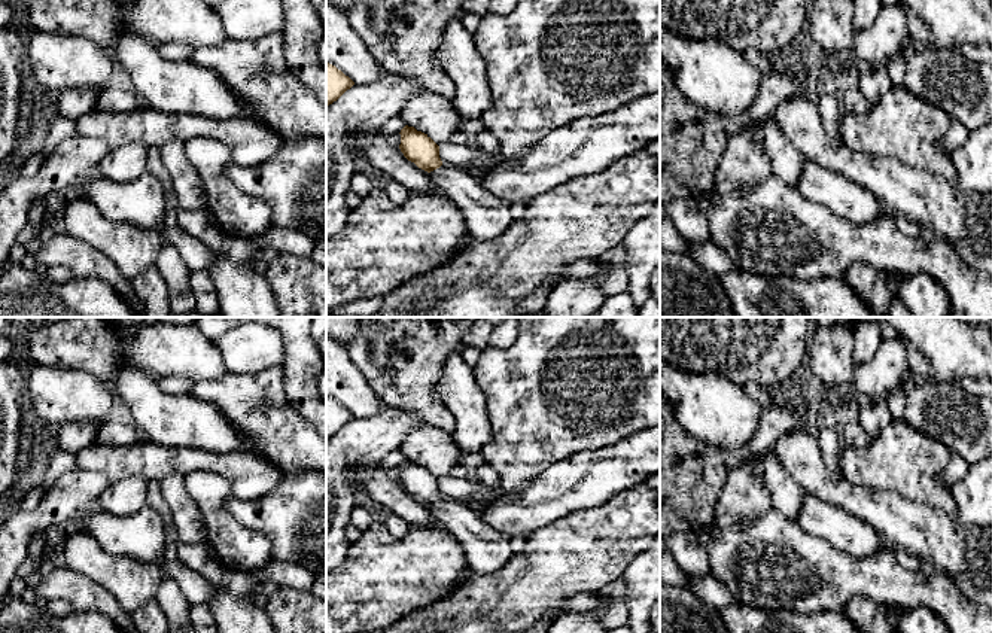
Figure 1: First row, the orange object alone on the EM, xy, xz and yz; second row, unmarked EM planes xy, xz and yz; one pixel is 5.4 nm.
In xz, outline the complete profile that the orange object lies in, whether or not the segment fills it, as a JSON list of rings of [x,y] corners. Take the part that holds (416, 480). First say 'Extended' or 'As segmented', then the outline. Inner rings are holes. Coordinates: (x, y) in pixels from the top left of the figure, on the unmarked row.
Extended. [[[408,459],[399,468],[404,490],[427,505],[444,529],[457,538],[475,573],[492,575],[508,563],[514,551],[506,535],[487,526],[475,508],[444,499],[439,480],[427,468]]]

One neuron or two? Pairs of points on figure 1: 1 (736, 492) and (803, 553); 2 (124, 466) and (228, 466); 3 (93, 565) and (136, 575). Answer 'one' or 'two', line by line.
1: two
2: one
3: one

